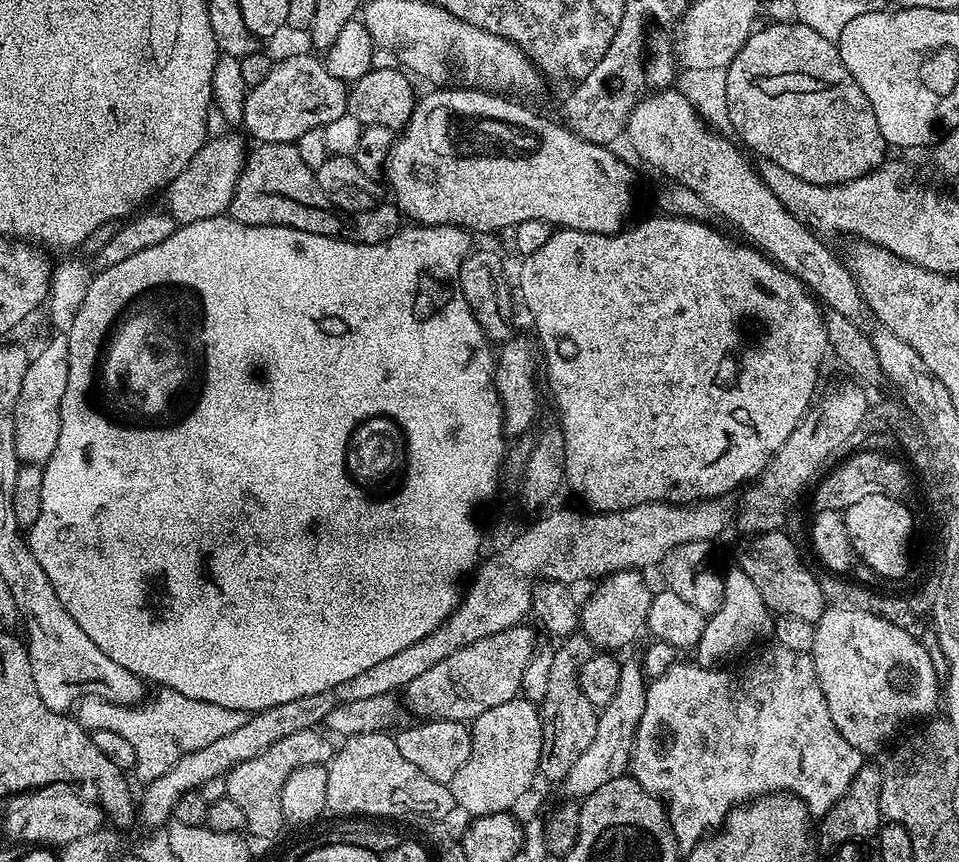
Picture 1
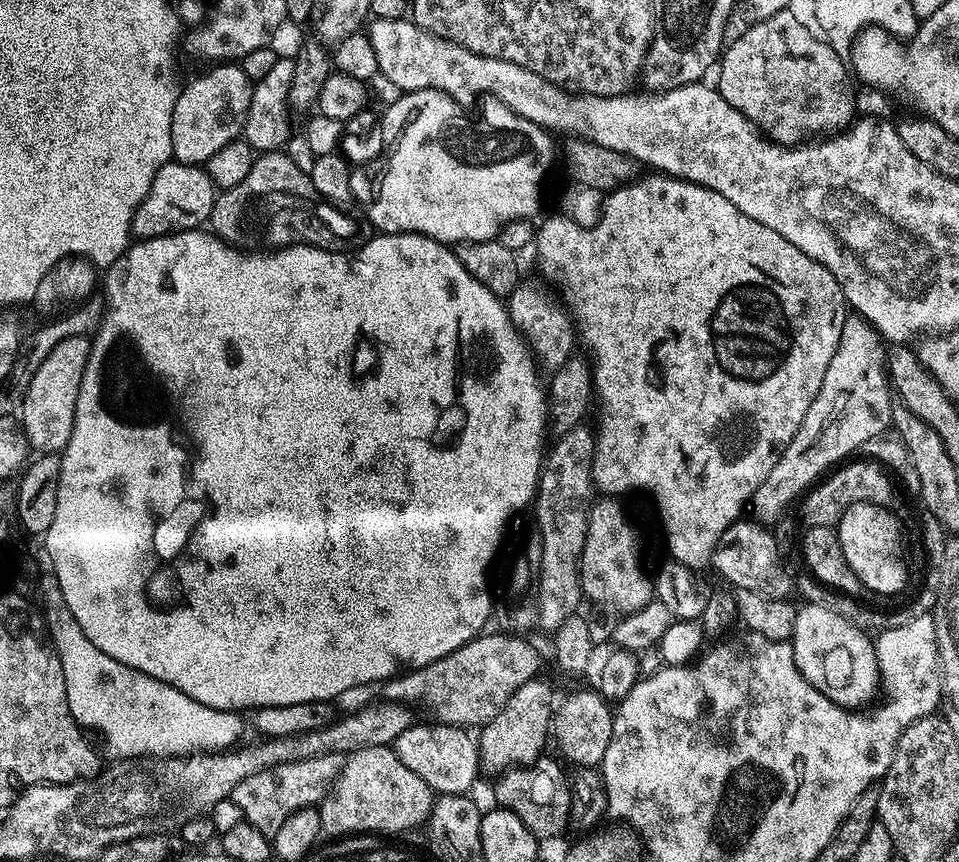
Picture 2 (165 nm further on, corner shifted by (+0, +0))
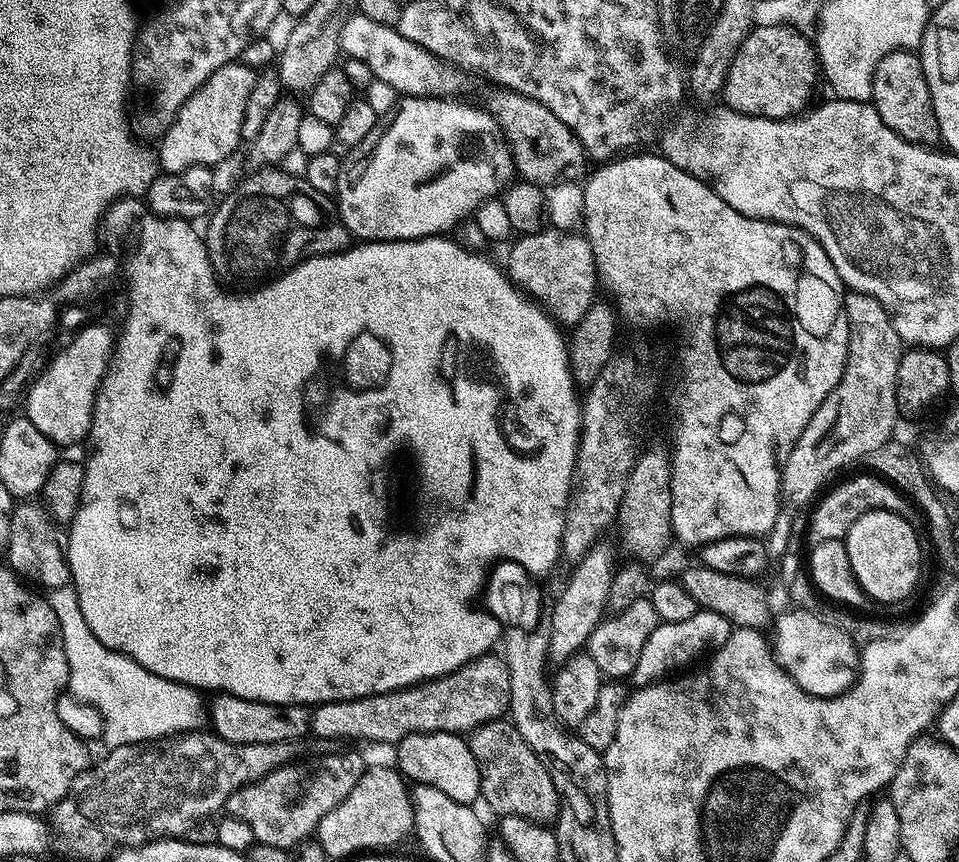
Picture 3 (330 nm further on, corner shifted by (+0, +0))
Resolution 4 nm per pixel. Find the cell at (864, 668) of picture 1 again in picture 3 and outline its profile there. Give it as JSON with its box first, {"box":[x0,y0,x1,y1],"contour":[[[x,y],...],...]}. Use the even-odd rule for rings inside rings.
{"box":[770,610,860,696],"contour":[[[797,610],[784,612],[771,625],[770,648],[777,664],[802,690],[811,696],[836,696],[845,692],[856,681],[860,667],[860,652],[850,638],[833,625],[819,619],[814,613]]]}

